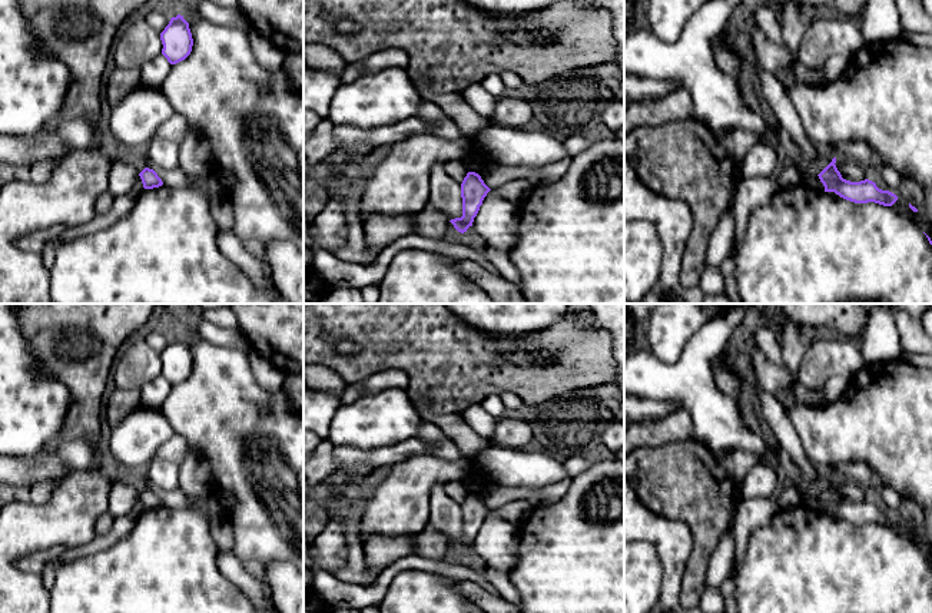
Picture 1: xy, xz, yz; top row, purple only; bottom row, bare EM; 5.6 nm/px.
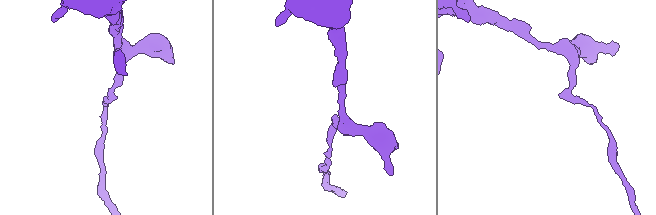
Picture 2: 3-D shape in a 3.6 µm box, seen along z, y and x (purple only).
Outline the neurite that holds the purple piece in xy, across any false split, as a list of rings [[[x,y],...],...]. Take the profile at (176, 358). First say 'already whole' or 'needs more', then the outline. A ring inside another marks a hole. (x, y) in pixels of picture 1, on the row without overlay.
already whole; [[[180,335],[170,339],[160,354],[160,361],[163,365],[162,375],[170,385],[185,381],[192,372],[193,359],[189,344]]]

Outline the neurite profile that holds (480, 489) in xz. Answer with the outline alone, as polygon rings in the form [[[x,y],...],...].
[[[472,467],[472,473],[462,483],[470,481],[472,477],[478,477],[480,481],[471,484],[471,487],[468,488],[468,493],[475,493],[481,497],[490,487],[495,486],[495,483],[492,483],[485,474],[482,474],[475,467]]]

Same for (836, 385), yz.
[[[835,375],[819,388],[807,388],[800,382],[796,382],[789,388],[789,391],[800,405],[823,407],[836,401],[846,391],[848,385],[849,380]]]

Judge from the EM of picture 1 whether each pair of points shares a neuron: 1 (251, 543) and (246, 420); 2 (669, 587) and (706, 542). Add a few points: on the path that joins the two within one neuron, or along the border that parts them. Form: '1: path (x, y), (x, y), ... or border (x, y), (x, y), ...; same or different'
1: path (251, 513), (251, 496), (238, 463), (238, 450); same
2: border (693, 534), (693, 547), (677, 597); different

